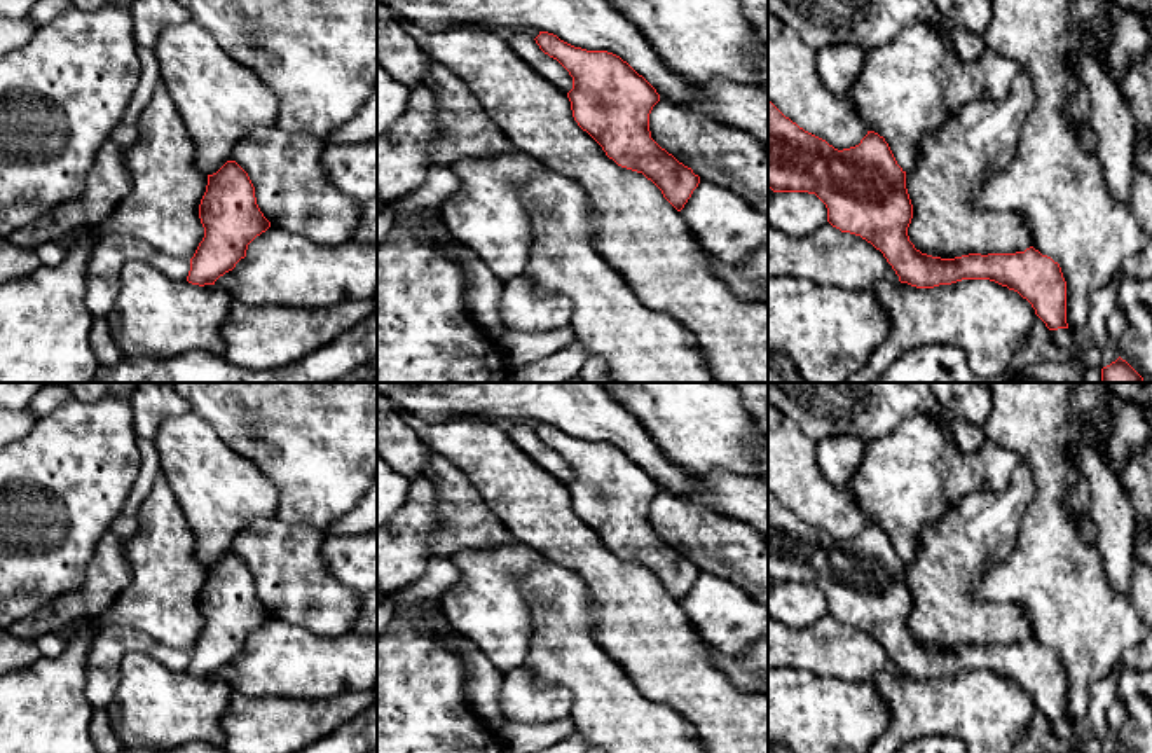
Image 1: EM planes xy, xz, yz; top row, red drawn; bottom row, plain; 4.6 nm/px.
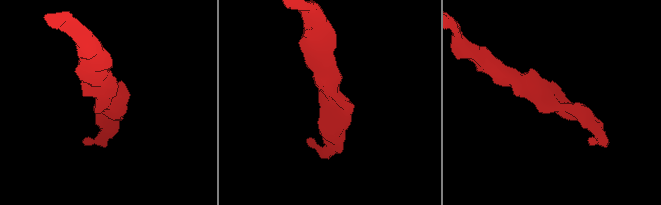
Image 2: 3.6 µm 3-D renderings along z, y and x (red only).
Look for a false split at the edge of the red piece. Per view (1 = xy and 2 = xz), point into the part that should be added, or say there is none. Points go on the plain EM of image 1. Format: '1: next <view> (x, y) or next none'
1: next none
2: next none

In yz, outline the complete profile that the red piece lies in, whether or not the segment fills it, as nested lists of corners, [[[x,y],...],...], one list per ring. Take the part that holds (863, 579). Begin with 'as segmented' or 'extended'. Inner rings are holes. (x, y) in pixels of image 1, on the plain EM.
as segmented; [[[768,491],[768,578],[773,584],[815,585],[827,599],[827,613],[880,641],[901,674],[934,680],[962,671],[990,671],[1026,690],[1049,722],[1068,720],[1066,673],[1061,659],[1033,638],[1016,645],[969,645],[955,650],[932,648],[915,639],[908,627],[913,596],[906,563],[897,556],[885,529],[874,522],[867,522],[859,536],[838,542],[799,519]]]

